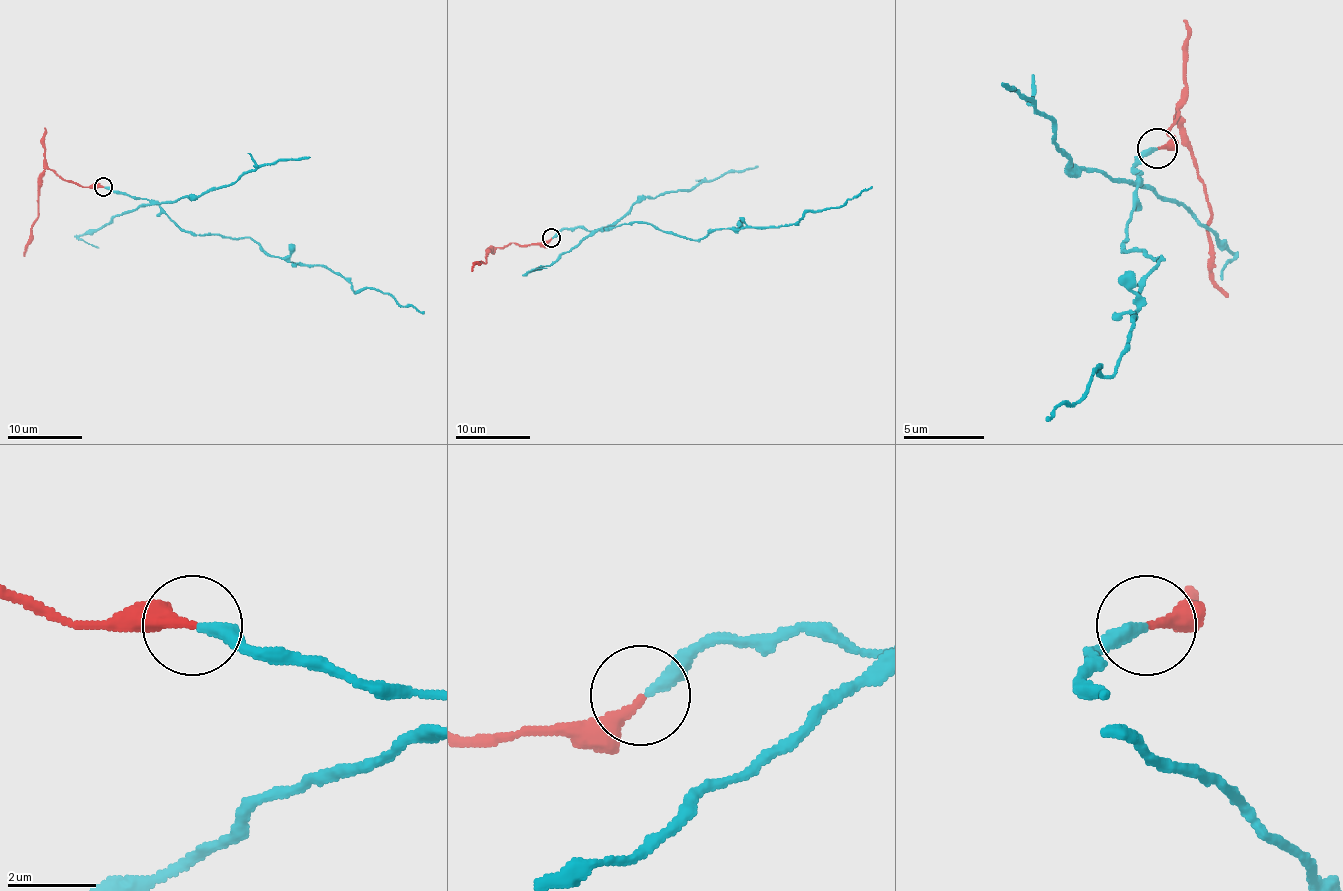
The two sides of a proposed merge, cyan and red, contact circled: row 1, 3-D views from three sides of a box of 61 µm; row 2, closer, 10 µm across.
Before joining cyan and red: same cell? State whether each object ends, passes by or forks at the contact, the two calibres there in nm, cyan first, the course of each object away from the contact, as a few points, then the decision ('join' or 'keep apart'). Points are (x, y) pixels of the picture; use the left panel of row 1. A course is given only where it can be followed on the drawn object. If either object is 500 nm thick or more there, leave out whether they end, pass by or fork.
cyan ends; red ends; calibres 280 and 260 nm; course cyan (104, 187), (149, 198), (195, 234), (252, 238), (270, 255), (330, 268), (355, 292), (381, 290), (424, 313); course red (104, 187), (77, 185), (47, 169), (42, 178), (31, 242), (23, 257); keep apart

